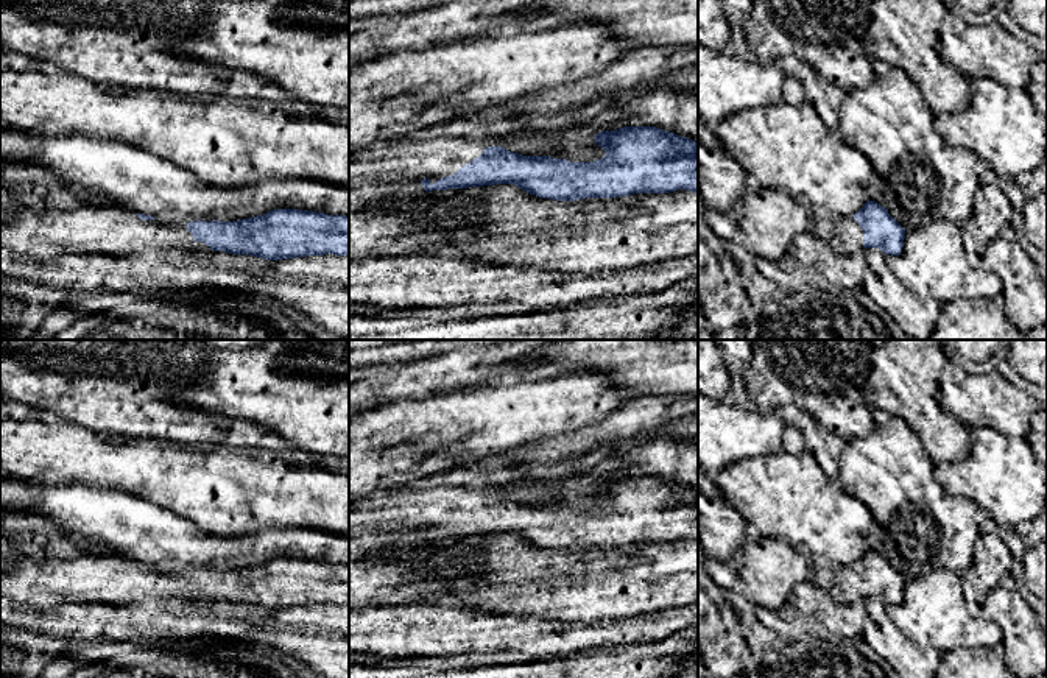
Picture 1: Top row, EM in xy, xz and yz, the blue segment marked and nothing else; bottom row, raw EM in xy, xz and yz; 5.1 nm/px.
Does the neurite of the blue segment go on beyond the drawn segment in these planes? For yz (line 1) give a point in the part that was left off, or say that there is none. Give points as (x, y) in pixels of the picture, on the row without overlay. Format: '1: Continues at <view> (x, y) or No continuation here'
1: Continues at yz (848, 585)

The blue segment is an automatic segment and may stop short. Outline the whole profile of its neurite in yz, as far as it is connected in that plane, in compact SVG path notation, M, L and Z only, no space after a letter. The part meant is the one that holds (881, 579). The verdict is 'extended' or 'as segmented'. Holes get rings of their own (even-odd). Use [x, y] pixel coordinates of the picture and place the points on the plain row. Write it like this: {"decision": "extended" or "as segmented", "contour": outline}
{"decision": "extended", "contour": "M876 550L849 566L835 567L830 595L837 603L851 603L858 597L879 597L887 605L902 602L905 578Z"}

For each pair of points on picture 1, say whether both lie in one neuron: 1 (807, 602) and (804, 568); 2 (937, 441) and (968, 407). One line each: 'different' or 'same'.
1: different
2: different

